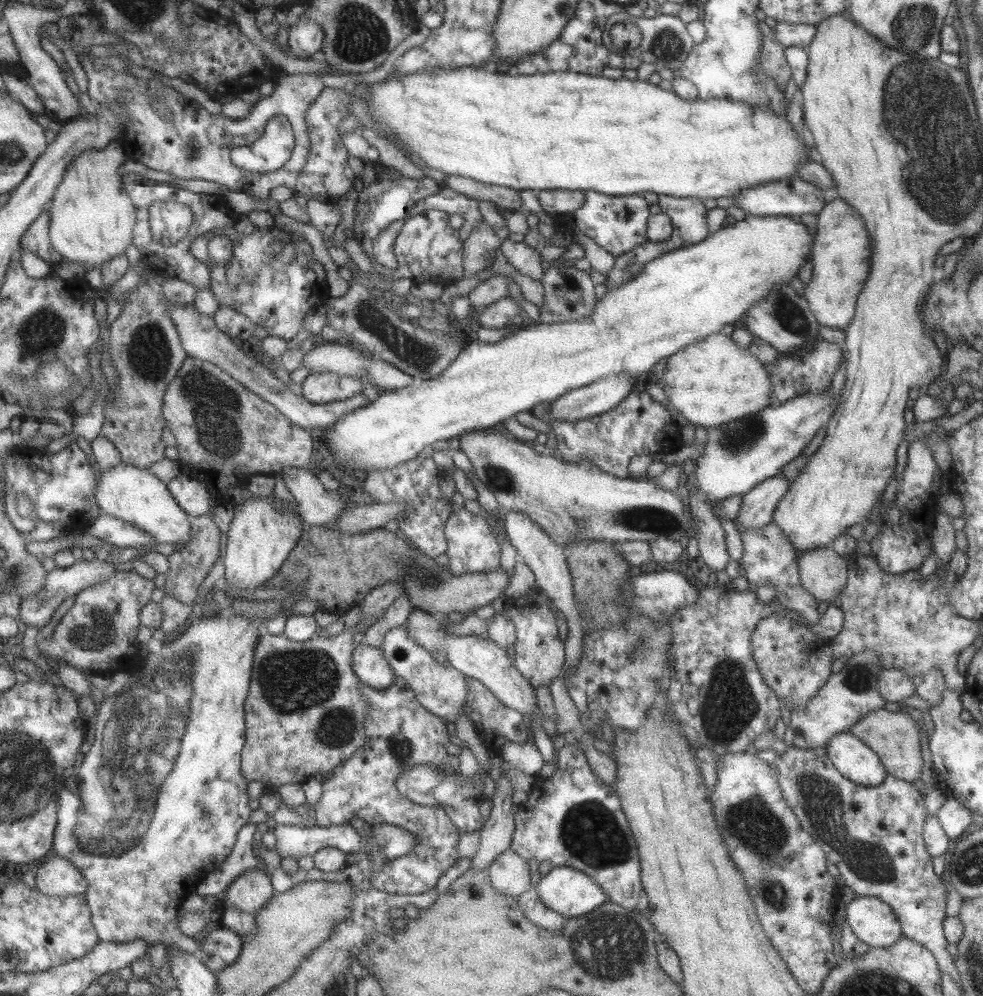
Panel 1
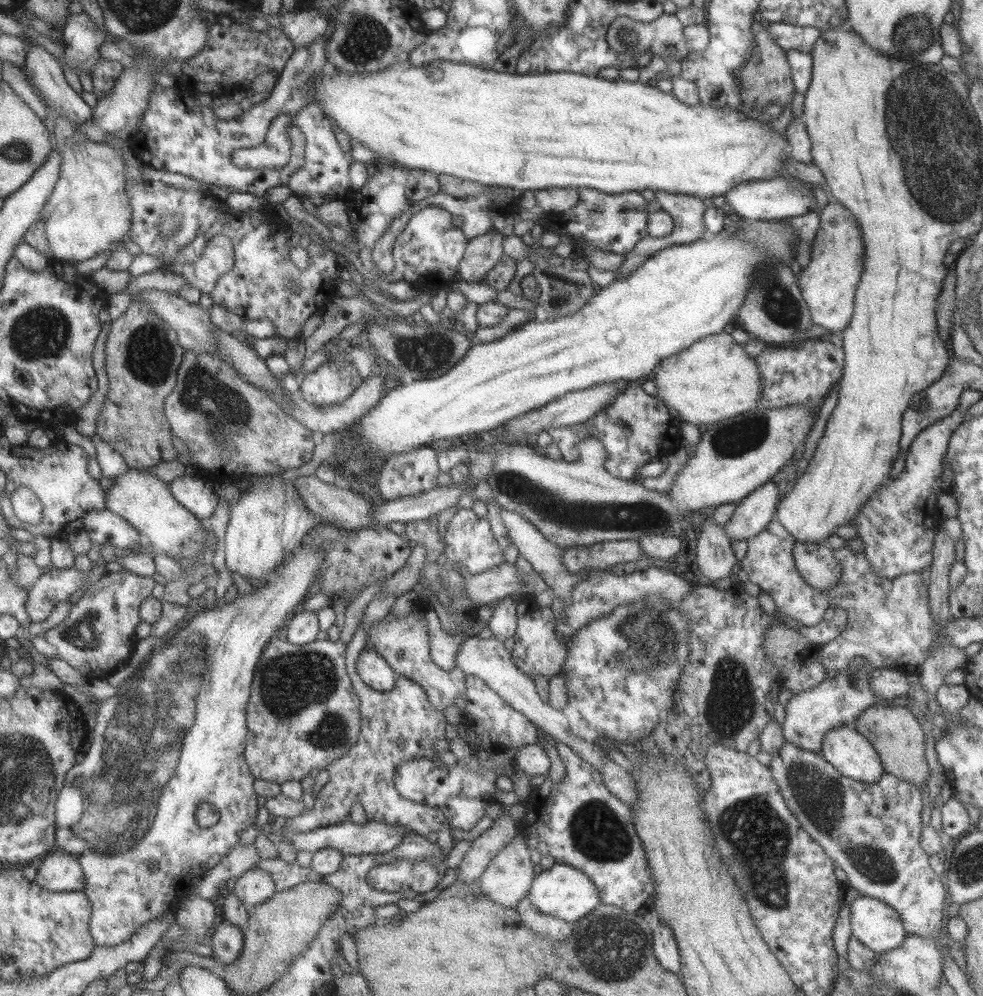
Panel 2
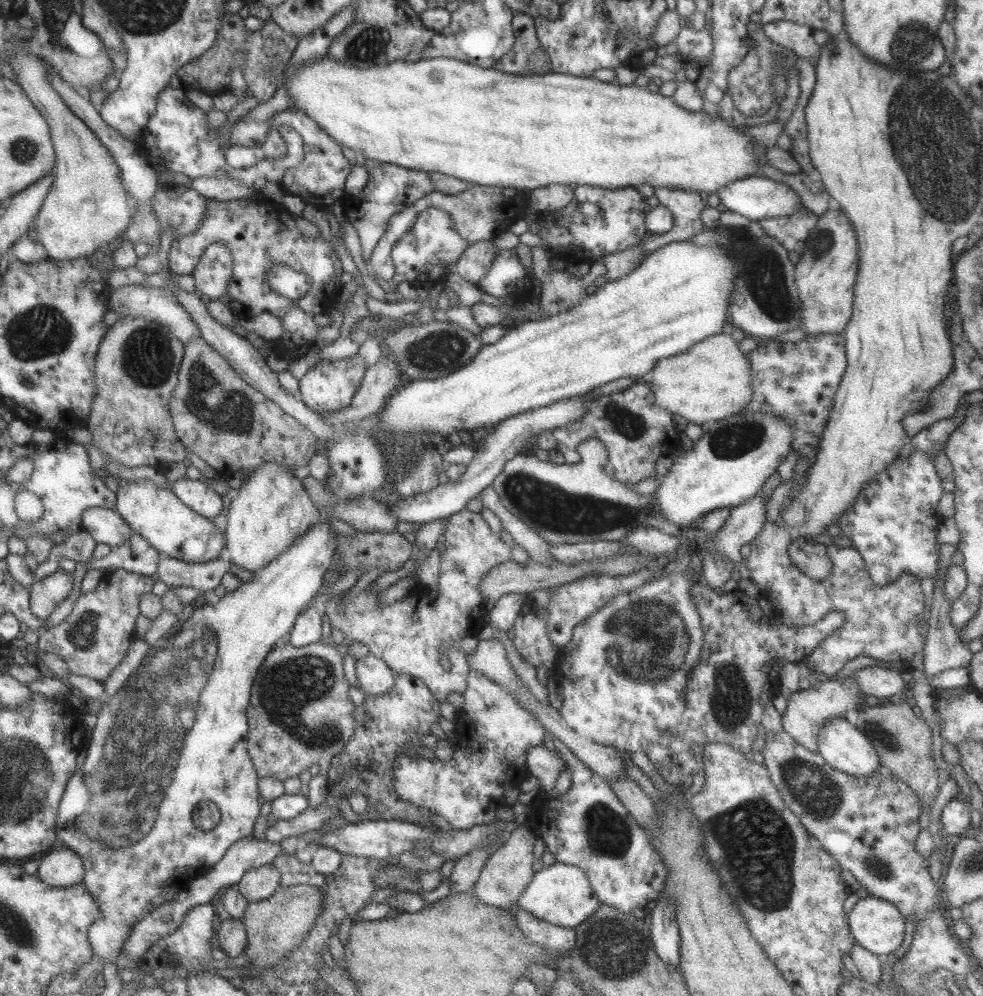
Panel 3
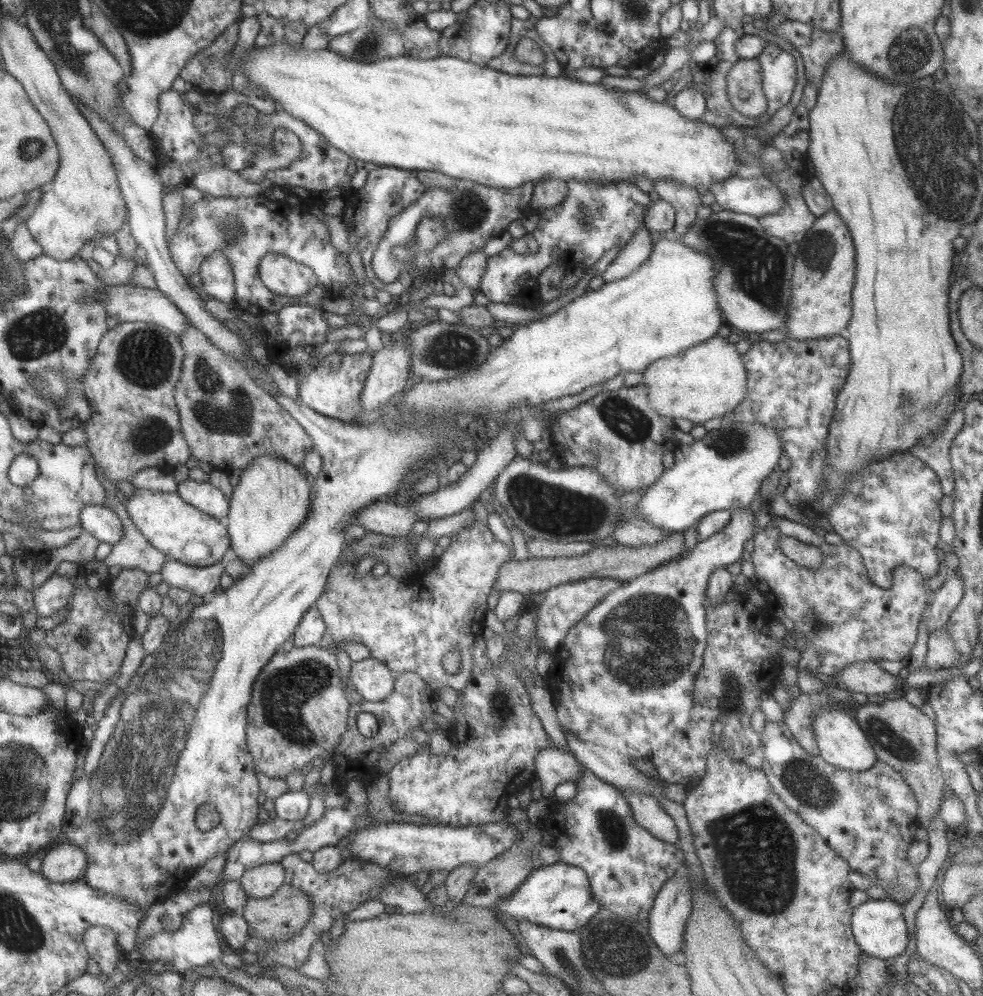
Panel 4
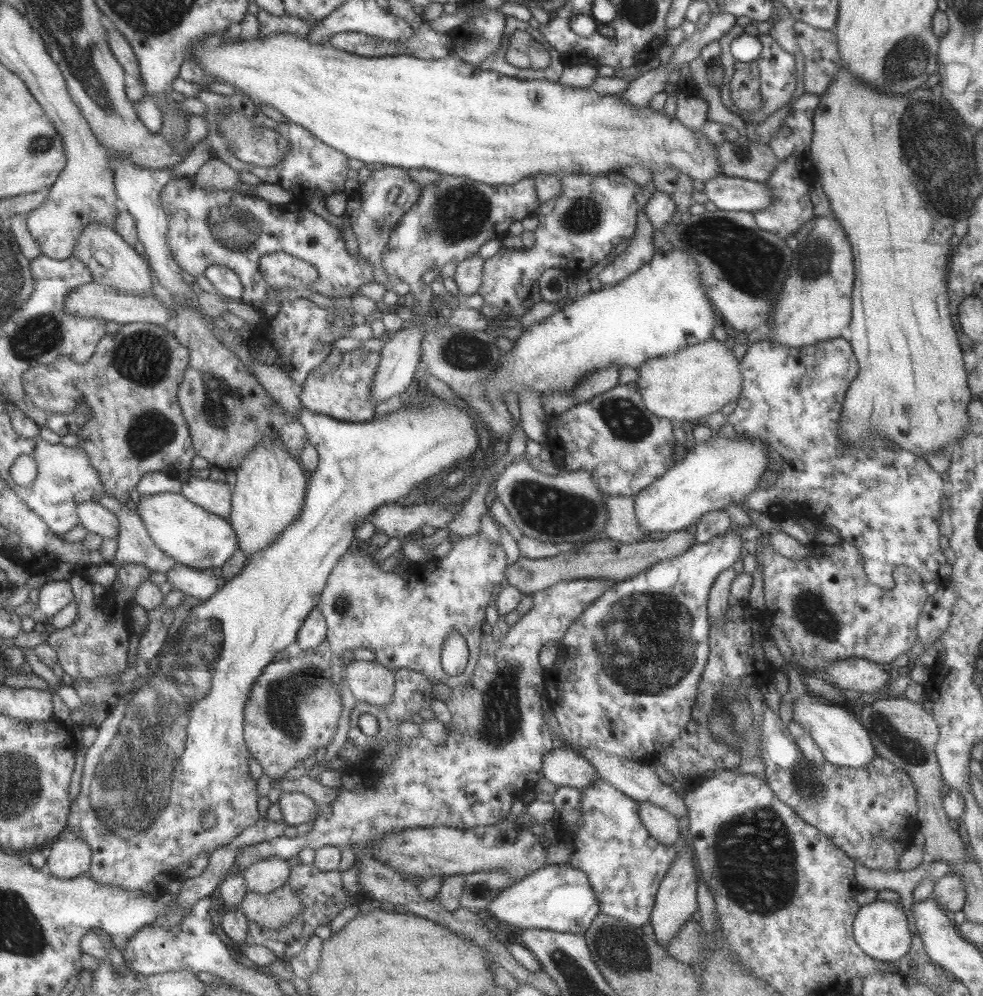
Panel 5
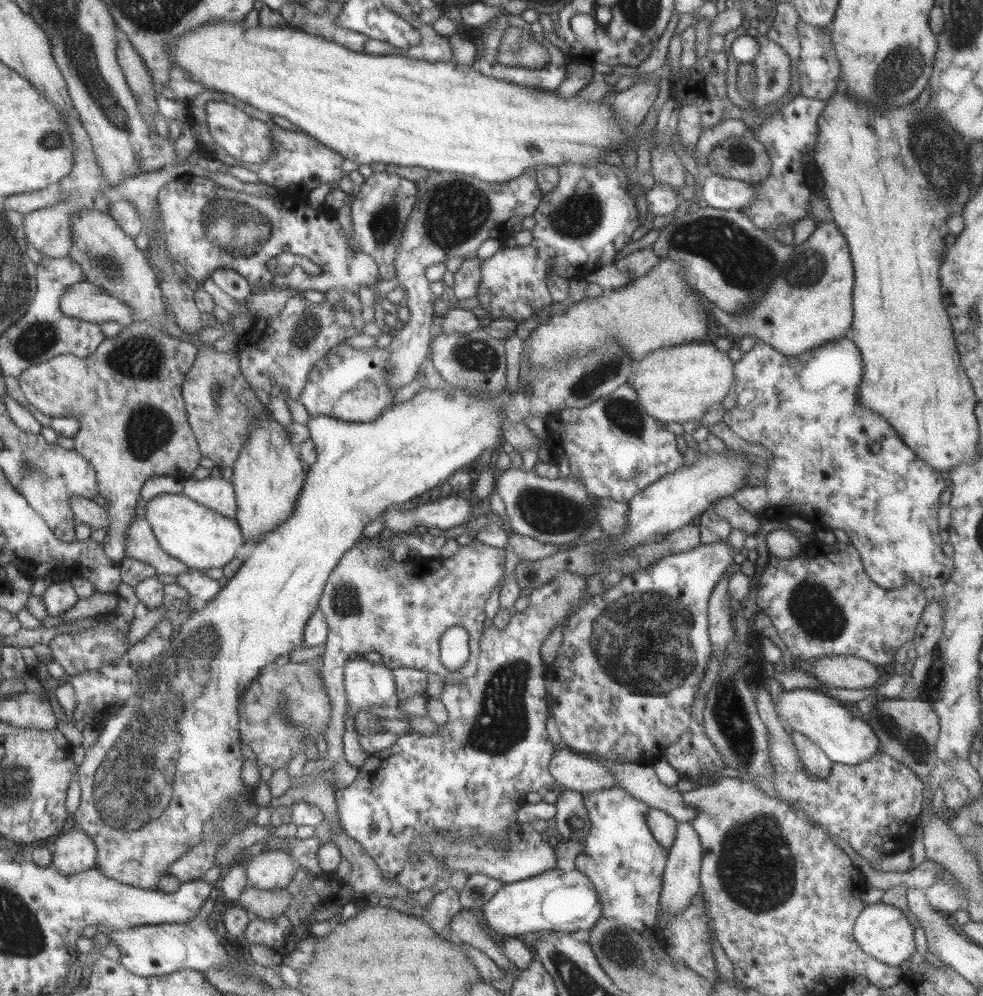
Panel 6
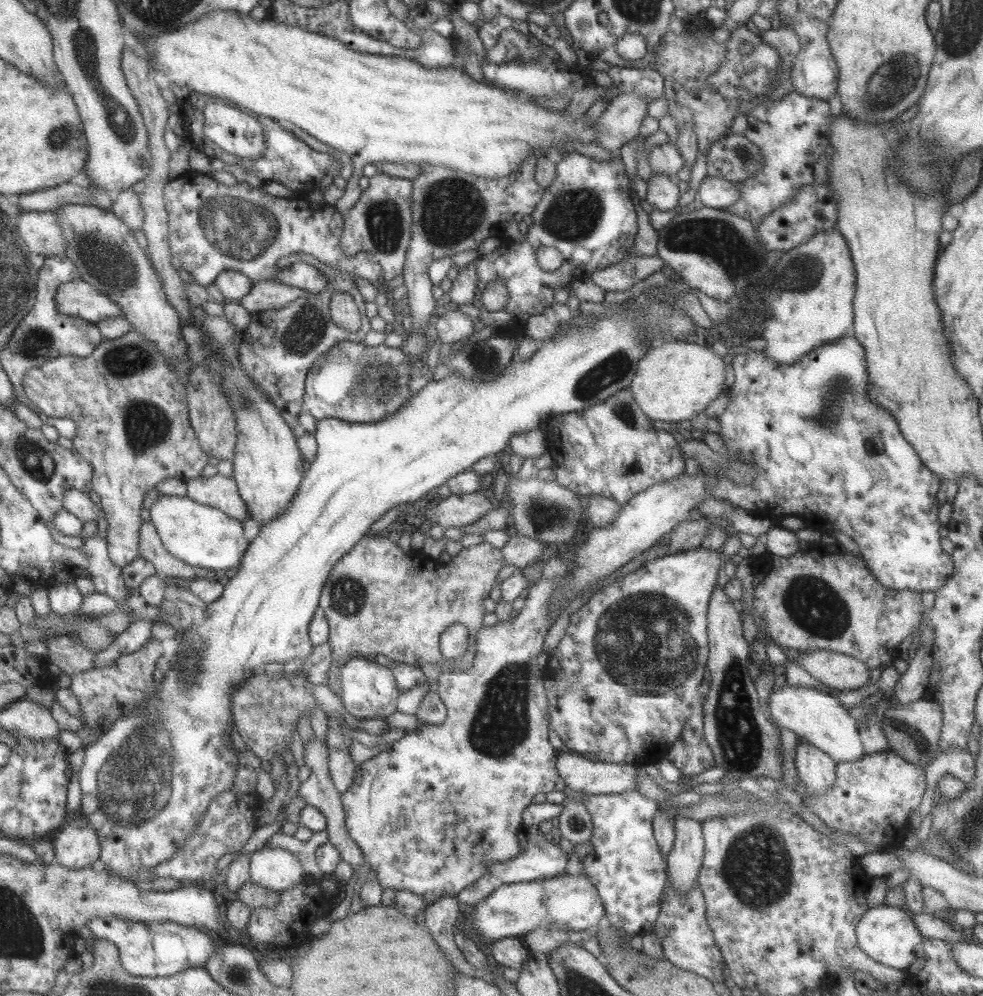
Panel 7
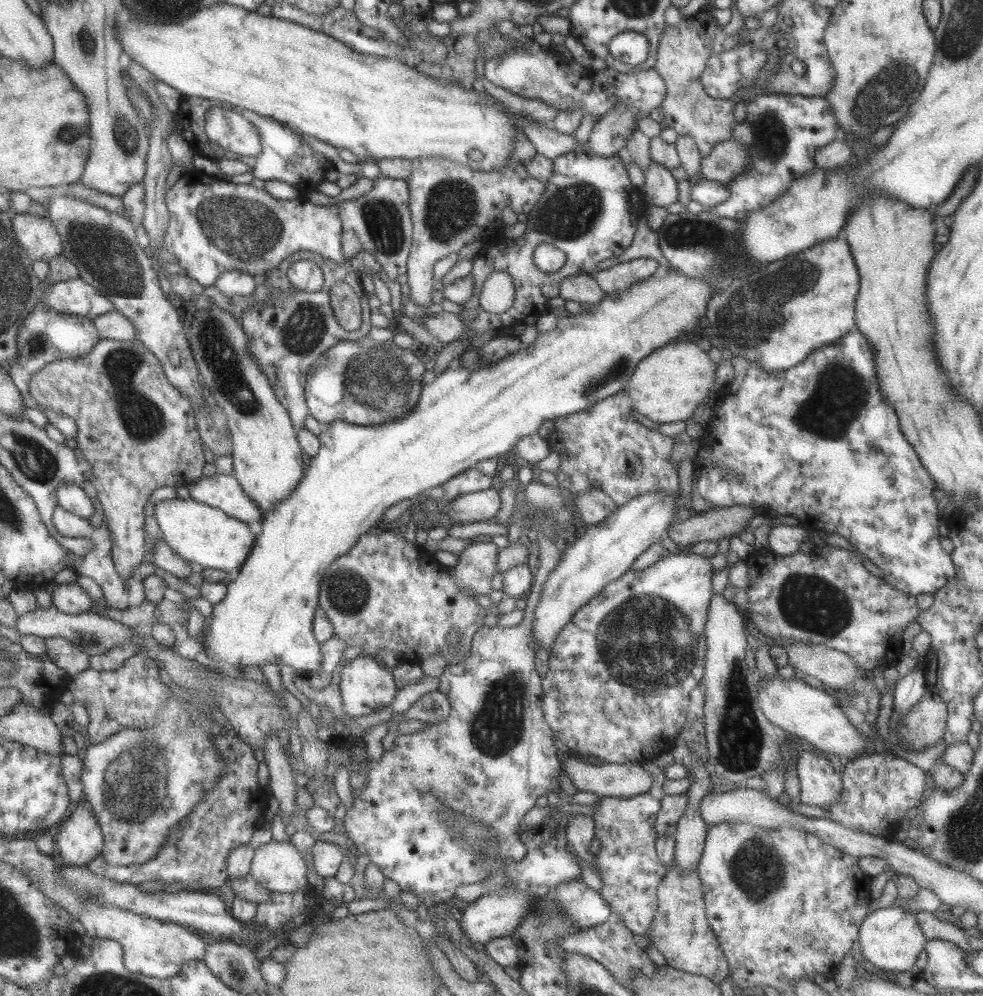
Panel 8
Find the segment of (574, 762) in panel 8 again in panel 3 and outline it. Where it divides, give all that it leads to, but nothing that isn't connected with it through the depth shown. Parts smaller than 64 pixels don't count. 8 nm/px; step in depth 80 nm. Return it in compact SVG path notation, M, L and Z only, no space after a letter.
M542 744L531 747L528 751L525 765L530 777L538 780L541 791L553 789L557 773L566 769L565 761L555 750L548 750Z

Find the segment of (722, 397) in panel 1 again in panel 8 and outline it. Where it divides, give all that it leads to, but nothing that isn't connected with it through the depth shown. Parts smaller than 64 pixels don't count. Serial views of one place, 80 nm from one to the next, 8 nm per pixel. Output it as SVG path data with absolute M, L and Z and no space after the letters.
M691 342L664 344L642 358L635 366L624 390L629 395L632 408L649 420L661 423L687 421L703 398L715 391L716 365L709 359L706 346Z

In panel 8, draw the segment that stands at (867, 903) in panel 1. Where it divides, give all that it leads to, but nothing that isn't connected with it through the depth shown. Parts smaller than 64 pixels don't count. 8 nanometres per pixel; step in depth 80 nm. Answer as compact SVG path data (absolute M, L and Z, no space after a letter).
M893 905L867 913L858 928L858 943L864 961L873 968L887 970L898 976L911 976L916 958L924 951L925 941L915 915Z

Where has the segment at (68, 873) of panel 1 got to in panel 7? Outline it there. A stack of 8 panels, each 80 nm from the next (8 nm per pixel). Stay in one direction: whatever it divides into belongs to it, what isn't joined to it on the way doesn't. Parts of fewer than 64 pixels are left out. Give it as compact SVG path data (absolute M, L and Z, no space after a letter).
M77 813L58 831L54 840L56 857L67 868L91 867L101 860L100 836L89 821Z

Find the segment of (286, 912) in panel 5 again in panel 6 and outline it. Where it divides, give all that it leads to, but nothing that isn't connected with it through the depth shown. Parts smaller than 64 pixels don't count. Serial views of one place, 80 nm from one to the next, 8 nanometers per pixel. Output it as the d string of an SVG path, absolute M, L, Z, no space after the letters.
M246 886L235 903L248 911L250 916L254 915L261 920L272 920L288 910L291 897L285 888L259 890Z

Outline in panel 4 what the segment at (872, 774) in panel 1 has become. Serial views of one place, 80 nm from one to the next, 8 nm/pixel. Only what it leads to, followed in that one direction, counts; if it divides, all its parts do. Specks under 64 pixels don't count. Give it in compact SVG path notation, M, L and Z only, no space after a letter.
M820 708L812 718L812 729L820 758L830 766L841 770L861 772L869 770L875 763L876 755L872 744L859 728L854 718L847 715L847 708Z

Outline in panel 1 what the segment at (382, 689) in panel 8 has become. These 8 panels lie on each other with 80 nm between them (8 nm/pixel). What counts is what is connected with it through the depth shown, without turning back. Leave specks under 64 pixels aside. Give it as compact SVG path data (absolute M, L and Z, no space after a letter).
M365 642L352 648L351 666L358 680L374 689L391 686L396 677L380 647L371 647Z

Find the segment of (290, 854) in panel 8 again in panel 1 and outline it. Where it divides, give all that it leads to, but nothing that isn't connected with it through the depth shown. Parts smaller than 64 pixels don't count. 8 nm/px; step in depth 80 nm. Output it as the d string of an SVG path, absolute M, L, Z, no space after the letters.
M253 869L237 875L225 892L225 907L232 906L241 912L255 913L274 895L270 878L265 871Z

